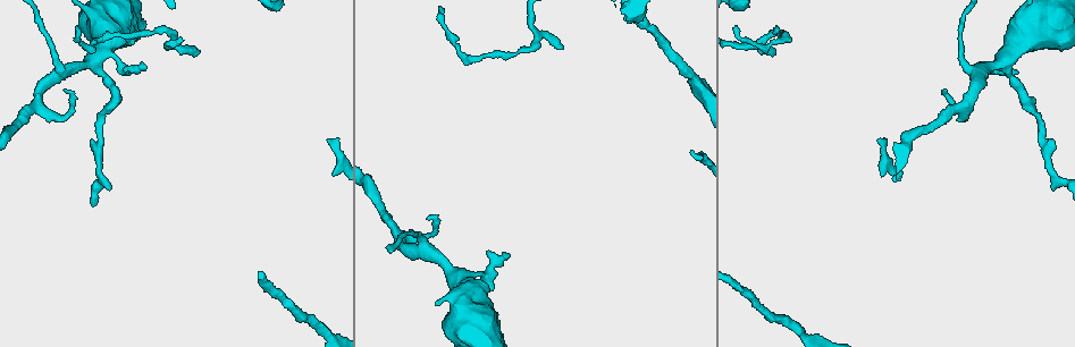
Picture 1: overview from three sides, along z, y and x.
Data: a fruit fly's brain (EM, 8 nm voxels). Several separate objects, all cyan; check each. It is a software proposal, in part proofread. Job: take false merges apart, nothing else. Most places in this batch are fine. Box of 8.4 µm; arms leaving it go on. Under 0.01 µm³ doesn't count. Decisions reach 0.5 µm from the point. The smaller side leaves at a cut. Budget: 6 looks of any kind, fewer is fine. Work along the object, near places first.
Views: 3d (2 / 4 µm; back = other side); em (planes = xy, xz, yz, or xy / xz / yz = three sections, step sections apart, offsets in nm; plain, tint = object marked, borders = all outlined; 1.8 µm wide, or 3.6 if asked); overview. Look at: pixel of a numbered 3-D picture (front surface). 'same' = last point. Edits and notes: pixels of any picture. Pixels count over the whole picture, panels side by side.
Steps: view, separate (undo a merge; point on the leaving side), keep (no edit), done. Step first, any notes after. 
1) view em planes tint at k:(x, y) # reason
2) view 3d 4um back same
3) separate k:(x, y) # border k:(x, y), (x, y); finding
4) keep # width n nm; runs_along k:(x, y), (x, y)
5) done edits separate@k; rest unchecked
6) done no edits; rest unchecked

view 3d 2um at 1:(325, 333) # calibre changes

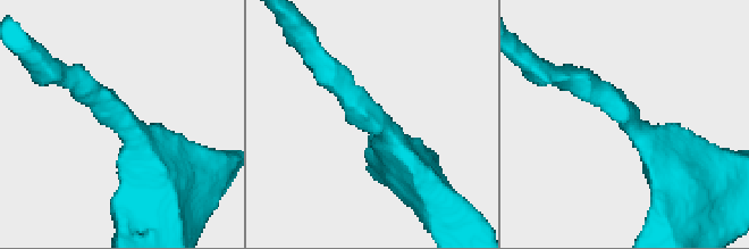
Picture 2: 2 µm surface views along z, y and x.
view em xz step 8 tint at 2:(376, 117) # arm_widths 200, 400 nm; shape alone is not enough

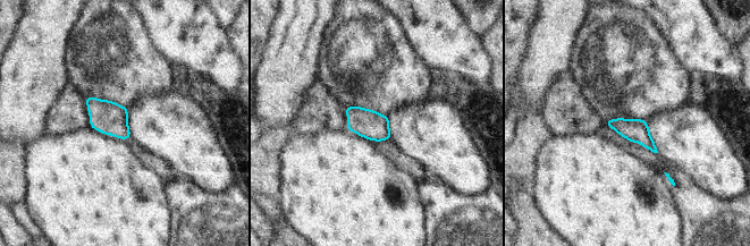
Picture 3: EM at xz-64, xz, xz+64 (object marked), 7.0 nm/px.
view em planes tint same

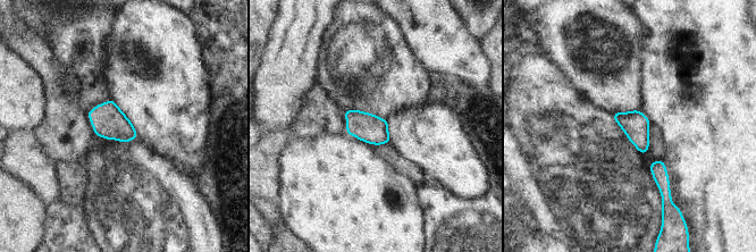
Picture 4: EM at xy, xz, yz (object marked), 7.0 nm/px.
keep # all the same cell

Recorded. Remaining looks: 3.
view 3d 4um at 1:(182, 46) # a fork

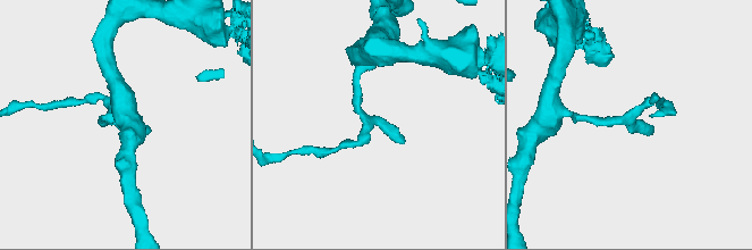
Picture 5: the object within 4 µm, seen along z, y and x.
view em planes tint at 5:(633, 119) # shape alone is not enough

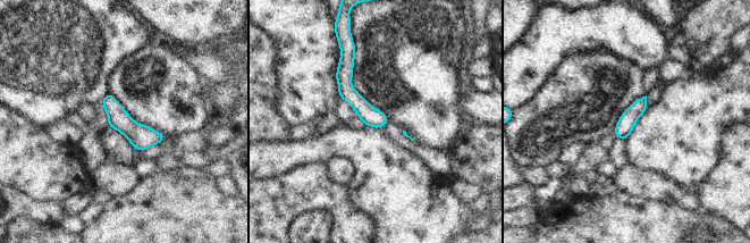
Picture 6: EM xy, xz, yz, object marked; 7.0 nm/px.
keep # width 120 nm; runs_along 6:(352, 57), (345, 90), (379, 125); all the same cell

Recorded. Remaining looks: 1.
done no edits; rest unchecked

